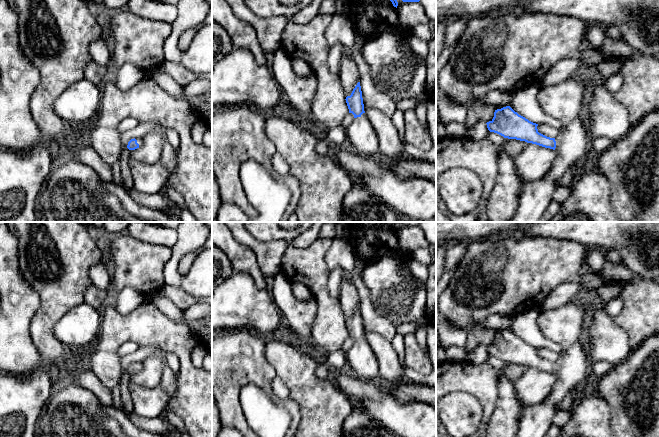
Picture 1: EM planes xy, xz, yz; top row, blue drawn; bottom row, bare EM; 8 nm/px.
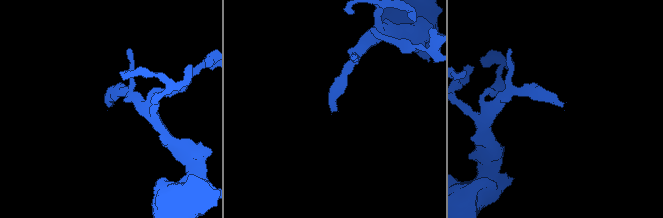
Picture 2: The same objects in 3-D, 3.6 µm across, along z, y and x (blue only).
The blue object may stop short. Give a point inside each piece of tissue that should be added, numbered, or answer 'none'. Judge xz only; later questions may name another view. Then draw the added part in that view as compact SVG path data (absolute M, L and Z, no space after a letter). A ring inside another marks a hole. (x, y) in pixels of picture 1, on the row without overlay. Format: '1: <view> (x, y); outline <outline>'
1: xz (360, 356); outline M365 337L360 341L354 342L345 355L346 361L357 373L358 378L368 381L379 381L378 361Z

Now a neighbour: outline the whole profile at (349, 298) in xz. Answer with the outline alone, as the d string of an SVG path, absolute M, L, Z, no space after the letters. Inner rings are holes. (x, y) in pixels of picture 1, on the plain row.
M342 279L339 302L346 321L351 319L357 307L360 306L360 295L353 283Z

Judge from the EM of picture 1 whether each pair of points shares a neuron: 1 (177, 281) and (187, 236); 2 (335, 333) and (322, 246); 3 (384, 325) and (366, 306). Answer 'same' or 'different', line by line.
1: same
2: same
3: same

